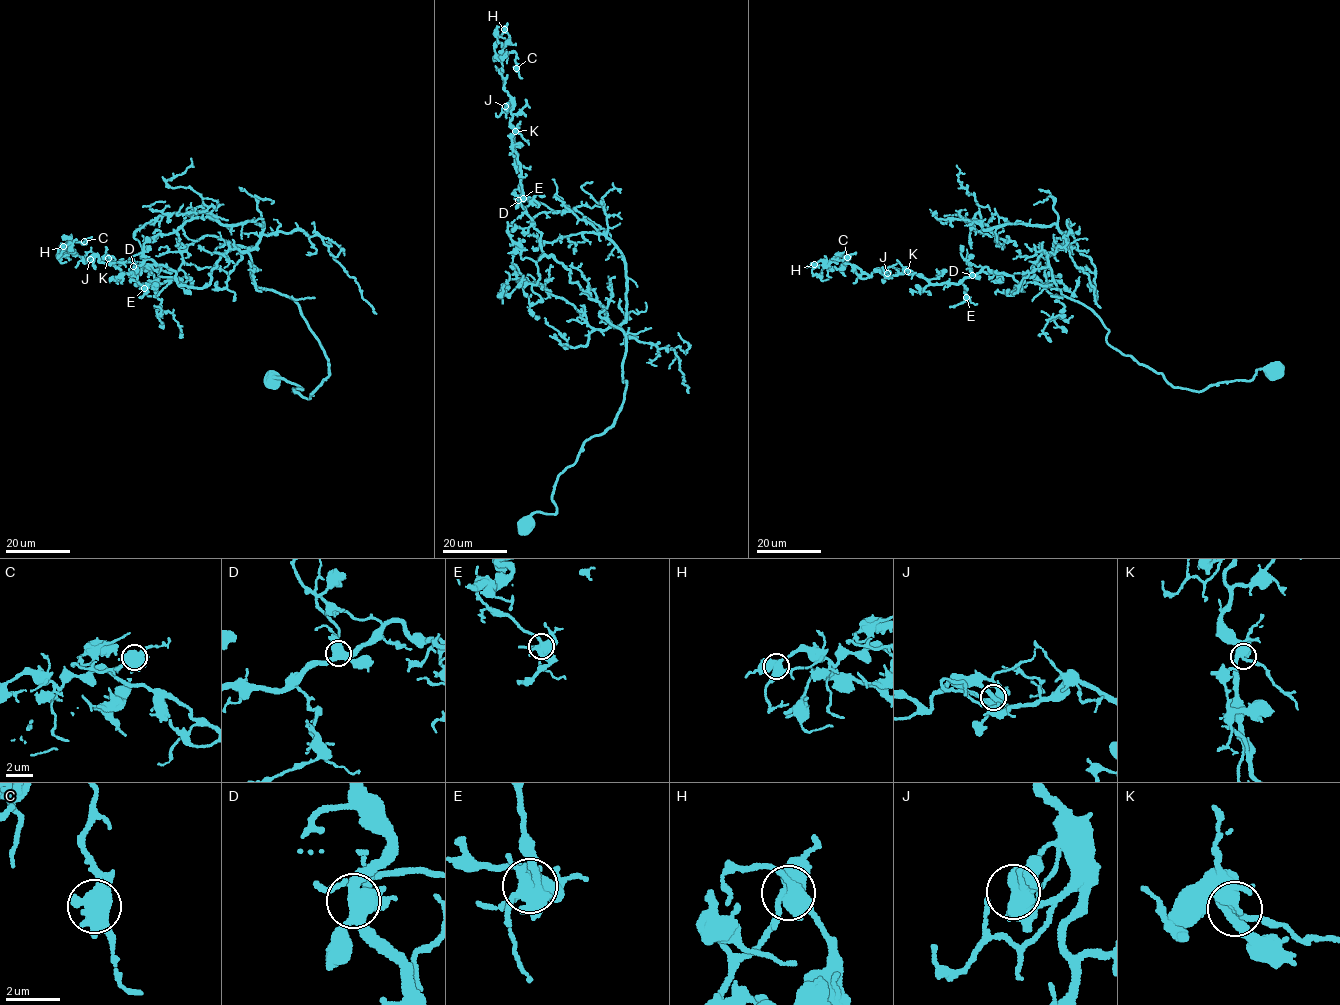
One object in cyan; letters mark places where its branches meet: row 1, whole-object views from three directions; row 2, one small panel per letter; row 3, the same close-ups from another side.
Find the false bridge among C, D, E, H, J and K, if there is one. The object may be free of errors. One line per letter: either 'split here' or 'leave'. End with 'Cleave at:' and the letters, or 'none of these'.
C: leave
D: leave
E: leave
H: split here
J: leave
K: leave
Cleave at: H

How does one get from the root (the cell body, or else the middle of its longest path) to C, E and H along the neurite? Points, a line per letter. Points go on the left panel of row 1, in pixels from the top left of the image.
C: (273, 379), (309, 399), (328, 361), (247, 252), (191, 288), (151, 259), (84, 261), (68, 243), (84, 241)
E: (273, 379), (309, 399), (328, 361), (247, 252), (201, 288), (147, 259), (129, 275), (144, 288)
H: (273, 379), (309, 399), (328, 361), (247, 252), (191, 288), (63, 247)

